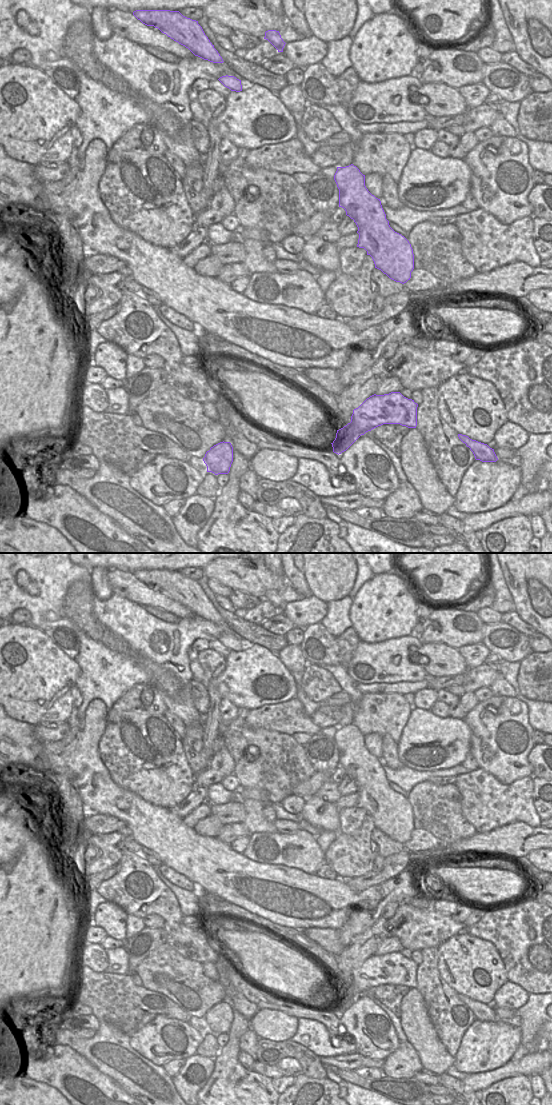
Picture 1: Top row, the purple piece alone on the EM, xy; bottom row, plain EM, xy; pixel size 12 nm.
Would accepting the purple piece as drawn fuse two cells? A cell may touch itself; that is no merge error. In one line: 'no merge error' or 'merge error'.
no merge error

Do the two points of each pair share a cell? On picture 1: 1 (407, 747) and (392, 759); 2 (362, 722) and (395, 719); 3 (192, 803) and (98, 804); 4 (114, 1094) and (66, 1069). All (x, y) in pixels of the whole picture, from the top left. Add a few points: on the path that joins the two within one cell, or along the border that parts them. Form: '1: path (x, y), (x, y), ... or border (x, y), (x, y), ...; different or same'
1: border (397, 743), (397, 758), (403, 765); different
2: path (370, 719), (387, 719); same
3: border (168, 809), (181, 819); different
4: path (102, 1092), (93, 1083), (78, 1077); same

